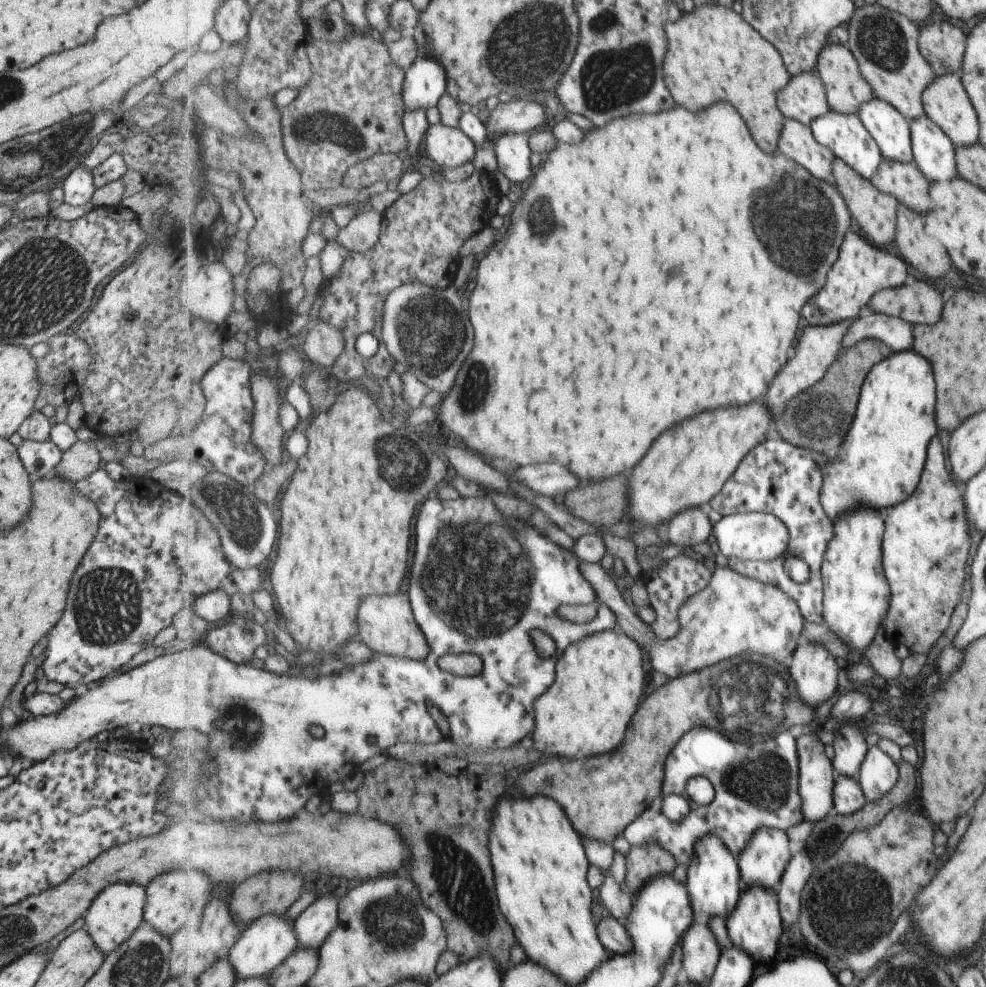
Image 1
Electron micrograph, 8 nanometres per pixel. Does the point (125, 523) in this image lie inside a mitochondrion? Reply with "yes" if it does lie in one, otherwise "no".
no

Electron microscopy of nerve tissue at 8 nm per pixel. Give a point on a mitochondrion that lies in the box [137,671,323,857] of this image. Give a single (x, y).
(237, 715)

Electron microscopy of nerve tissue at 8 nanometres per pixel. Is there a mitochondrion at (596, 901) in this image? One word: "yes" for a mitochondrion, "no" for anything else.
no

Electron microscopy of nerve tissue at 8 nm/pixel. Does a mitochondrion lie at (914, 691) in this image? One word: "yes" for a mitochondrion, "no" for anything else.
no

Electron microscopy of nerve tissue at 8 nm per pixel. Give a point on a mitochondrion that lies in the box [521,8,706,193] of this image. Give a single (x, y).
(611, 79)

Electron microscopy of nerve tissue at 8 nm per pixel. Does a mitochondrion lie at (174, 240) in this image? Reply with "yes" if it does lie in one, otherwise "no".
no

